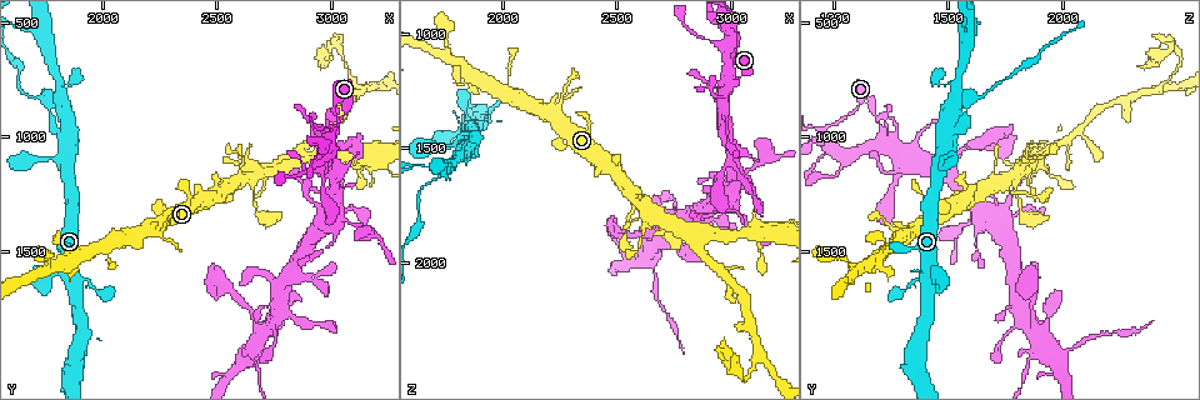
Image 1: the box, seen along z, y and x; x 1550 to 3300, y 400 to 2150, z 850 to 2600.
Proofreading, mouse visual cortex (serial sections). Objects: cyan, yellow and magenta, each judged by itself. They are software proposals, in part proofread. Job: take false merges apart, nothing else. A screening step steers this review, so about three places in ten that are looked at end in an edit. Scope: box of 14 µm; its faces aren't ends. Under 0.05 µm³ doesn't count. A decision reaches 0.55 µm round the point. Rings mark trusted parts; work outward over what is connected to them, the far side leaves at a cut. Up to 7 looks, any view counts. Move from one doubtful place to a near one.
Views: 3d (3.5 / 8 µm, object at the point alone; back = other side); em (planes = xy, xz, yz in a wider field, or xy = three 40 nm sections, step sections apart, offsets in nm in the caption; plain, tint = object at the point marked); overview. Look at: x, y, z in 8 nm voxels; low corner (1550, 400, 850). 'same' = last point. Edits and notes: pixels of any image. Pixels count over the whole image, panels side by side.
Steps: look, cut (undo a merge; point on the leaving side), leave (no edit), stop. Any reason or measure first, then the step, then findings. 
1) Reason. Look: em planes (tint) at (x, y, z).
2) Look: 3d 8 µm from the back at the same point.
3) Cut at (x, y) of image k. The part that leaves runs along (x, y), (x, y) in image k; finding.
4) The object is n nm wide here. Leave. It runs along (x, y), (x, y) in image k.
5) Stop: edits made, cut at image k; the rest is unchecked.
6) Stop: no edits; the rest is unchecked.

Look: em planes (tint) at (2990, 990, 1220).

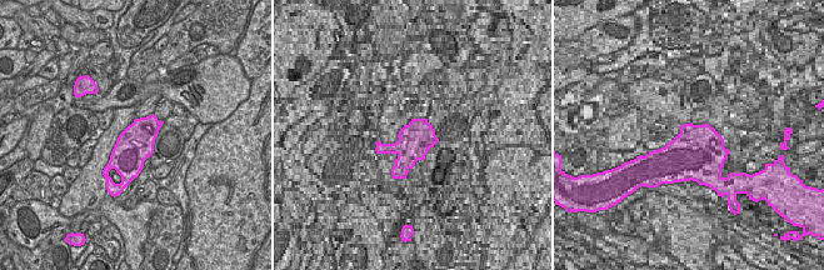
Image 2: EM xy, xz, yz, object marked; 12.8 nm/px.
Look: 3d 3.5 µm at the same point.

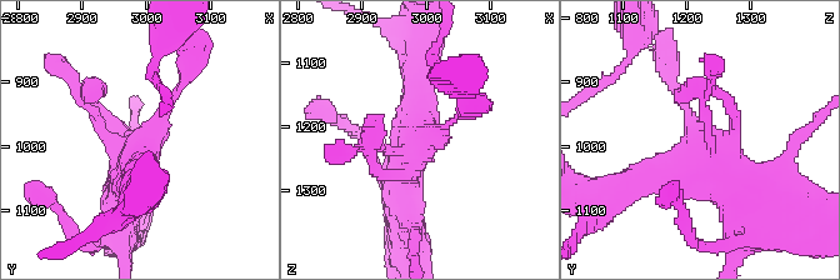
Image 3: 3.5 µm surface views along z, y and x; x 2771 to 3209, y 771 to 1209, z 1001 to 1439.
The object is 480 nm wide here. Leave. It runs along (669, 75), (720, 171), (755, 194) in image 3; one cell here.

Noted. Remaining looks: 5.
Thick turns thin. Look: 3d 3.5 µm from the back at (1720, 840, 1640).

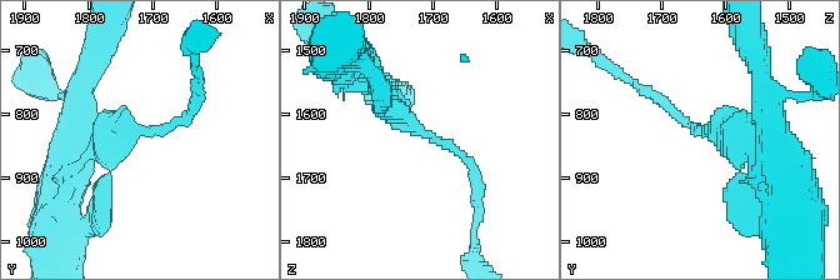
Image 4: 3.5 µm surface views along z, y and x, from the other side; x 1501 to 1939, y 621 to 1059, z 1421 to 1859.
The arms are 100, 200 nm wide; shape alone is not enough. Look: em xy step 5 (tint) at (1710, 830, 1630).

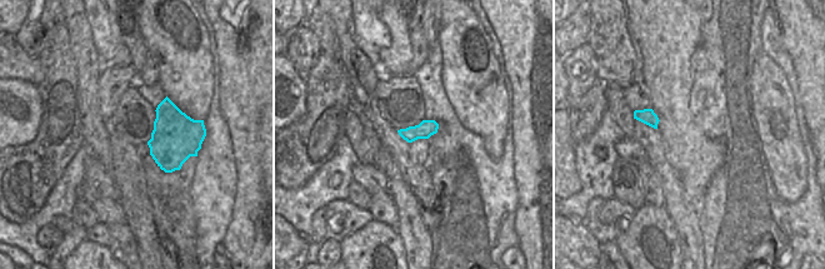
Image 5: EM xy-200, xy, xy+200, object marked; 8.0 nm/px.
Cut at (186, 121) of image 4. The part that leaves runs along (154, 133), (193, 109), (196, 71) in image 4; a second cell is stuck on.

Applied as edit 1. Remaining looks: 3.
Look: overview.

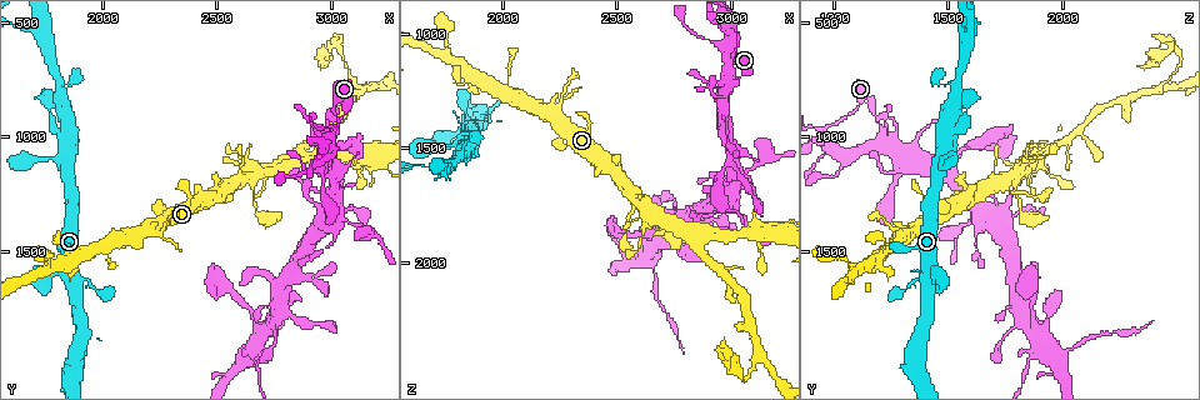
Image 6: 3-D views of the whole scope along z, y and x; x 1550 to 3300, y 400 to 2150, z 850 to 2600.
Sharp bend. Look: 3d 3.5 µm at (1800, 1460, 1210).

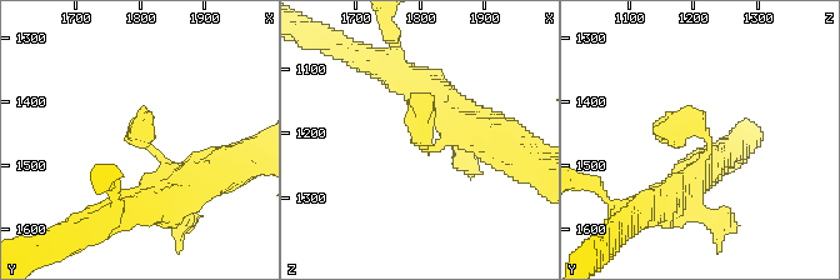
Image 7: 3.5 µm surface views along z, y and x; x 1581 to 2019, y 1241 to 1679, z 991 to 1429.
Shape alone is not enough. Look: em xy step 5 (tint) at (1800, 1445, 1210).

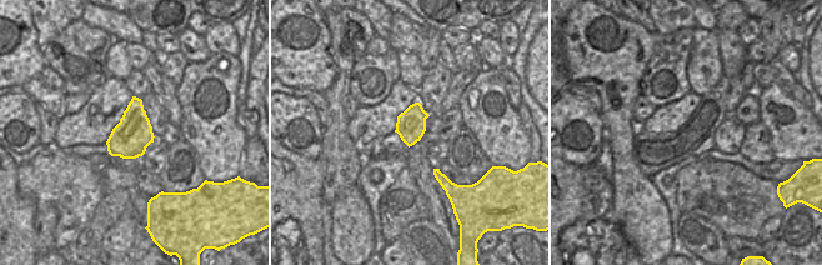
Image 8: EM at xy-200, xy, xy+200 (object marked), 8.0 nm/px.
Leave. It runs along (193, 178), (131, 131) in image 7; all the same cell.

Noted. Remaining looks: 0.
Stop: edits made, cut at image 4; the rest is unchecked.

